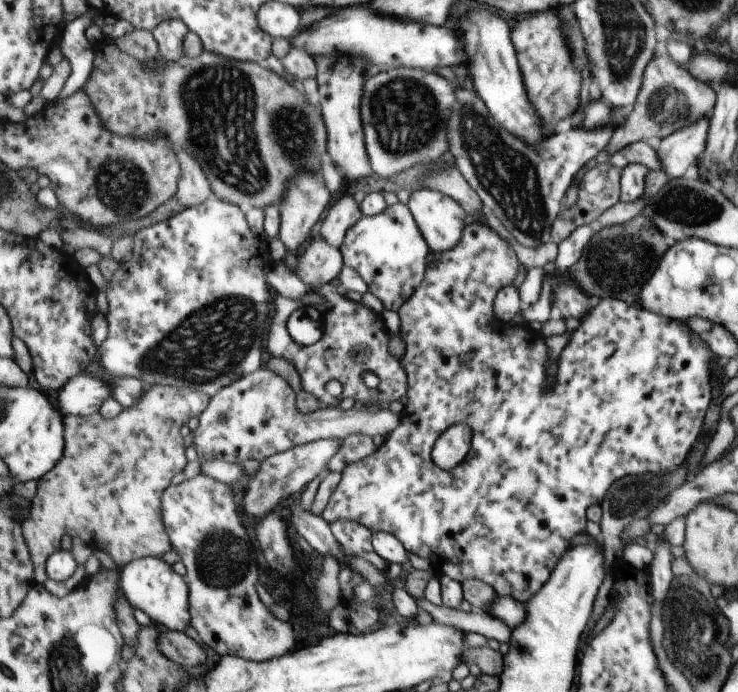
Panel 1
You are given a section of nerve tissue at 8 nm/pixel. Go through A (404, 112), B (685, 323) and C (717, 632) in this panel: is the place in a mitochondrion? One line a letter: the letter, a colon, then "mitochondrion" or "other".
A: mitochondrion
B: other
C: other

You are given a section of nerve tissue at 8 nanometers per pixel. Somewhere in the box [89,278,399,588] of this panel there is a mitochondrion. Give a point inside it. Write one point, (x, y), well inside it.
(213, 341)

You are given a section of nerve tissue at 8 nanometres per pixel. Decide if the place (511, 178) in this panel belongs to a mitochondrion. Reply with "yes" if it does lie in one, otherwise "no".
yes

